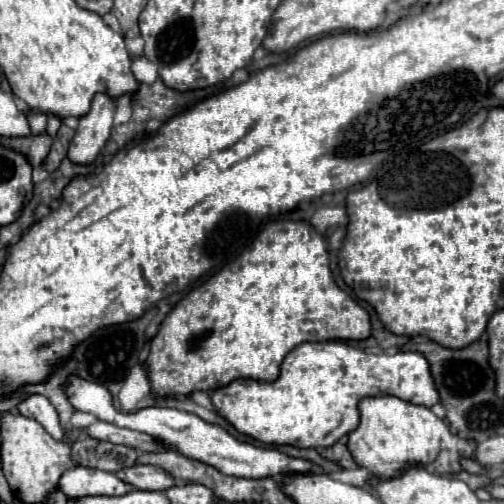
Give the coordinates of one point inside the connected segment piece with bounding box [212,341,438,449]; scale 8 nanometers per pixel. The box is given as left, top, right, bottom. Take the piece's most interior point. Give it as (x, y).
(314, 401)

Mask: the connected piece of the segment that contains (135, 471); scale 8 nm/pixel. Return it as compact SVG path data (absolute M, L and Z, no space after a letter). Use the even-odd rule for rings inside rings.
M132 465L116 473L118 479L132 485L134 489L148 489L148 491L162 491L174 485L172 477L166 477L162 469L152 465Z

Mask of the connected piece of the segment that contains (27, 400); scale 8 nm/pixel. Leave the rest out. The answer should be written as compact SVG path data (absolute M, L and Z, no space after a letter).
M28 395L28 397L24 397L18 403L18 411L24 417L32 417L40 425L44 425L44 429L54 439L62 439L64 437L64 431L62 431L60 421L58 421L58 413L56 413L56 409L50 405L50 401L44 395Z

